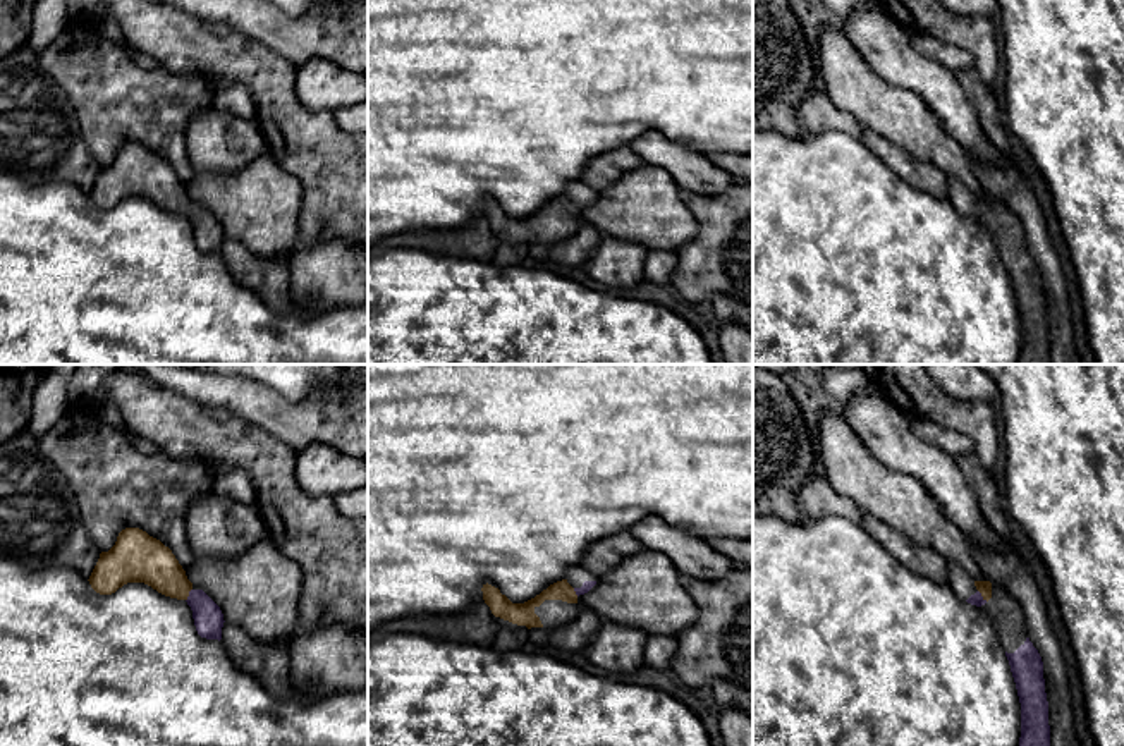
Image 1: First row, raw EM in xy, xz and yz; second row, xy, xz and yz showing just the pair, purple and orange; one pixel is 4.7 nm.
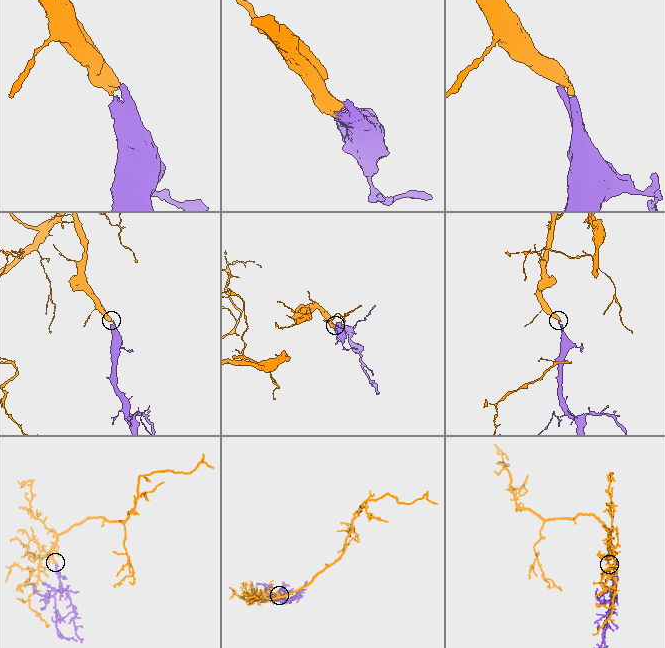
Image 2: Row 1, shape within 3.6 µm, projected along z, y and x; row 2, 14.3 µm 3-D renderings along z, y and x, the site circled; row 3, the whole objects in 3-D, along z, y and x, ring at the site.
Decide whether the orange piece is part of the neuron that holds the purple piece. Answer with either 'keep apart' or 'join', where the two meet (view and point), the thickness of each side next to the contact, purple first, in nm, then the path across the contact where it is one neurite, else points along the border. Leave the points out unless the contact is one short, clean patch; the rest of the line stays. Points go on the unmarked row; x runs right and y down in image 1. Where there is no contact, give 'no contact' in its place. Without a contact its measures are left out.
join; meets purple in yz at (980, 210); 60 nm thick on the purple side, 60 nm on the other; runs through yz (977, 214), (980, 210), (983, 201)

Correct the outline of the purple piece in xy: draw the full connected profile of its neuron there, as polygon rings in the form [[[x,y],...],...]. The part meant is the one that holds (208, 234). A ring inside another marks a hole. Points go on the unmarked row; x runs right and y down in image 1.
[[[139,143],[119,148],[115,160],[100,168],[88,196],[100,210],[112,210],[127,198],[144,198],[165,211],[186,215],[198,249],[222,254],[225,235],[220,222],[203,205],[192,203],[168,162]]]

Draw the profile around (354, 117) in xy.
[[[368,100],[335,110],[337,124],[354,134],[368,134]]]

